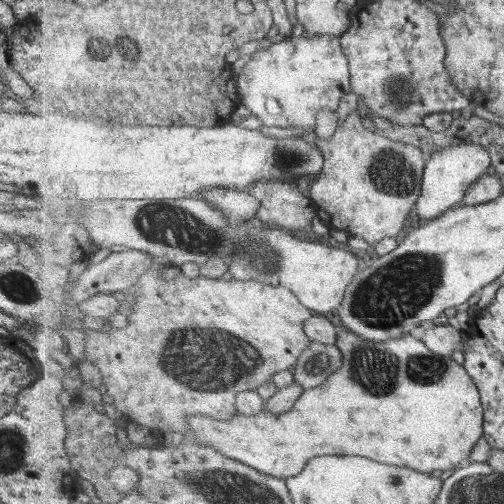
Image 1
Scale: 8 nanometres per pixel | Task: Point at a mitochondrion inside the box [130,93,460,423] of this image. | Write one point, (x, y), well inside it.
(210, 369)

